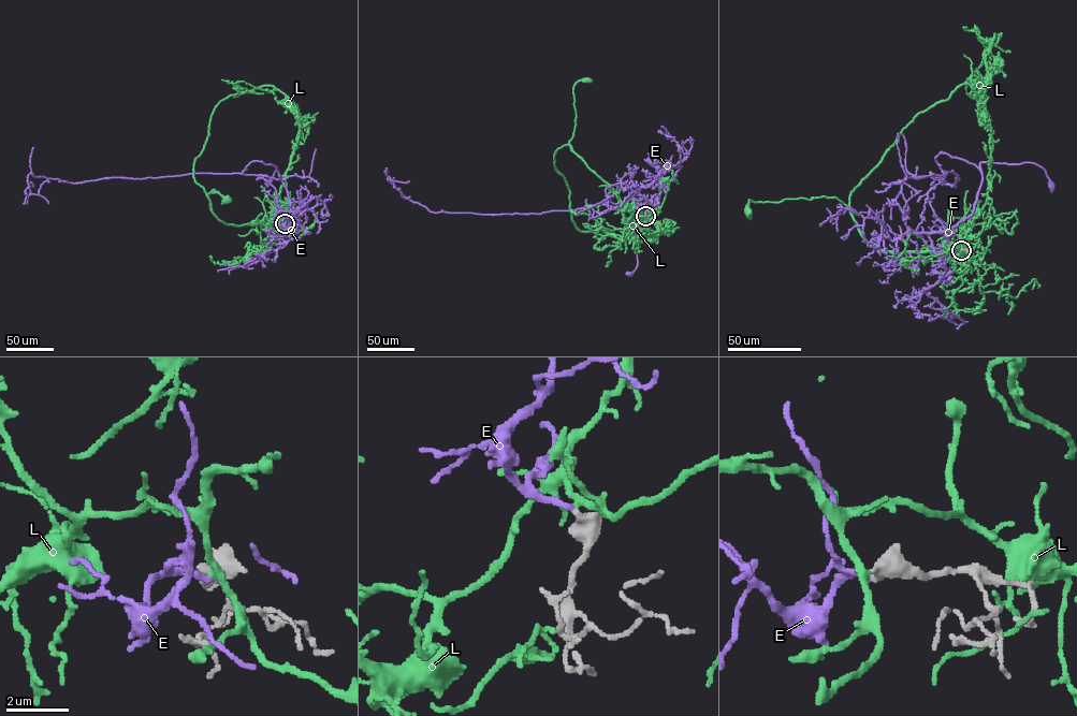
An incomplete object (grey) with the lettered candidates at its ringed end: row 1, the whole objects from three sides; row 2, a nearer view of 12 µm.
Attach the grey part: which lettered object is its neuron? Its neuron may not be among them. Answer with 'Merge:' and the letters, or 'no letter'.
Merge: E

